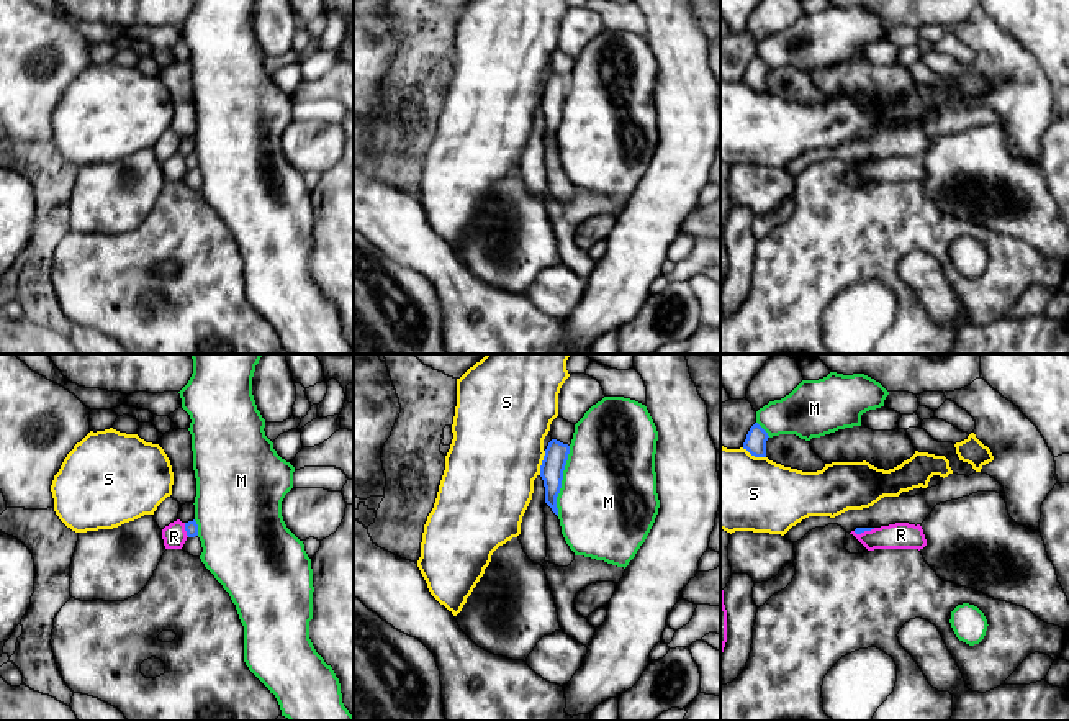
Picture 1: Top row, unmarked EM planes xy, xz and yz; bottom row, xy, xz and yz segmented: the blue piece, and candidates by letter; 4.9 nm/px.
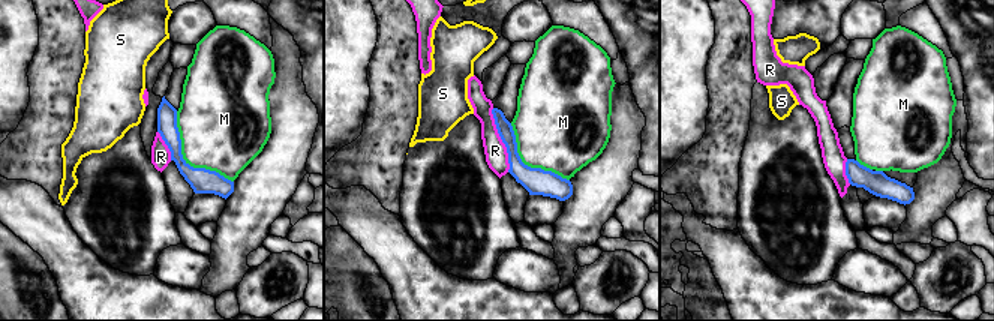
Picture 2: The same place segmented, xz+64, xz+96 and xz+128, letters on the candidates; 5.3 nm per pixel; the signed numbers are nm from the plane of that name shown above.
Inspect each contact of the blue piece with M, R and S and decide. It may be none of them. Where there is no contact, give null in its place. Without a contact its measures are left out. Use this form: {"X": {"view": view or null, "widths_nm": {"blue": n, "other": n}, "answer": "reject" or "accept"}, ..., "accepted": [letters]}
{"M": {"view": "xz", "widths_nm": {"blue": 120, "other": 480}, "answer": "reject"}, "R": {"view": "xy", "widths_nm": {"blue": 60, "other": 120}, "answer": "reject"}, "S": {"view": "xz", "widths_nm": {"blue": 120, "other": 460}, "answer": "reject"}, "accepted": []}

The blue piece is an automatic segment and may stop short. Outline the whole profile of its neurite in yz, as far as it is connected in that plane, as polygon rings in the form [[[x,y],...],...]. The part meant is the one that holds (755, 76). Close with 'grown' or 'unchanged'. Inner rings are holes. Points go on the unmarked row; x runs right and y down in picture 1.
[[[755,56],[746,67],[743,82],[746,82],[755,90],[766,90],[768,70],[768,66],[758,56]]]; unchanged

